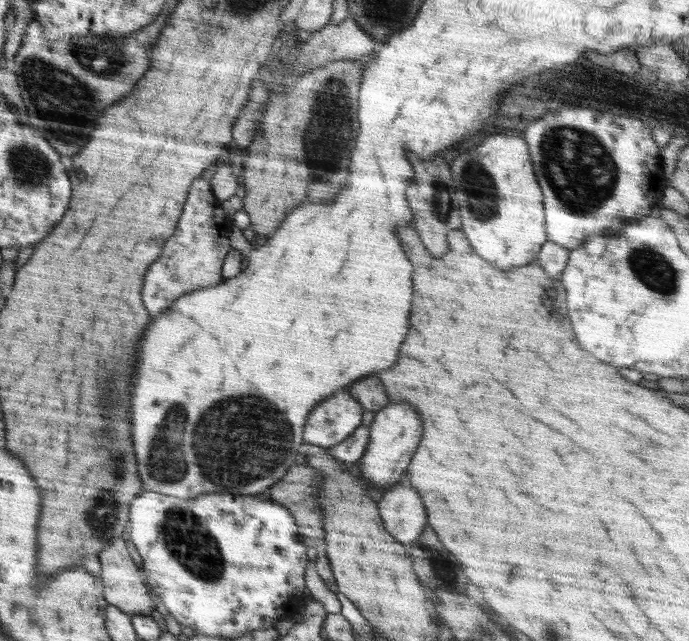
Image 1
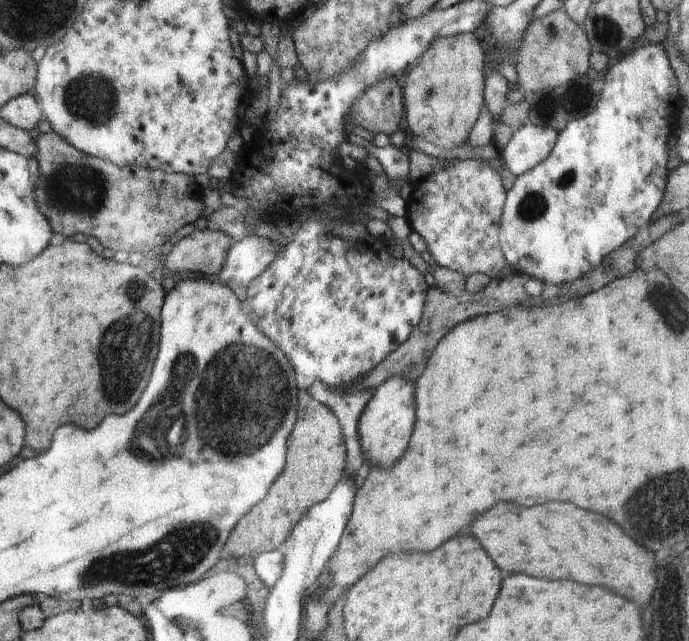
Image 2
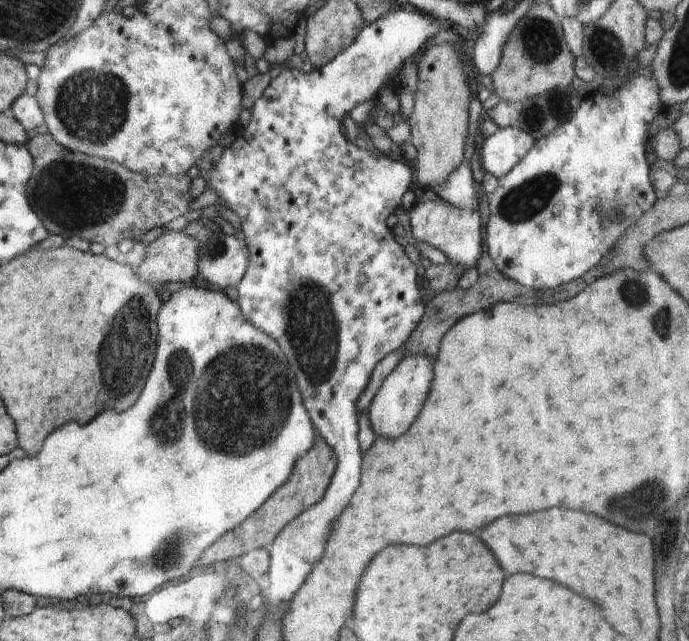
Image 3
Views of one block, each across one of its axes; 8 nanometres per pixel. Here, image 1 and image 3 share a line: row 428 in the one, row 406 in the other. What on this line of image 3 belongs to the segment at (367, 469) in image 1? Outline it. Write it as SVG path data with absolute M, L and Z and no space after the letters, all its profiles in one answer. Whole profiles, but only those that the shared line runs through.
M426 355L404 356L396 368L384 379L375 398L367 408L370 424L378 436L400 438L410 428L410 424L416 420L430 390L433 362L434 359Z

